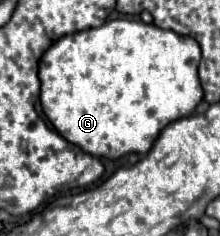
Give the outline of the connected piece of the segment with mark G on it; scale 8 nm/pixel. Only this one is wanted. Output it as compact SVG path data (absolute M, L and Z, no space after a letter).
M110 20L98 28L62 36L44 52L40 60L42 110L68 142L88 154L120 158L130 152L148 152L166 124L190 116L202 102L198 62L200 46L190 36L180 36L140 20Z

